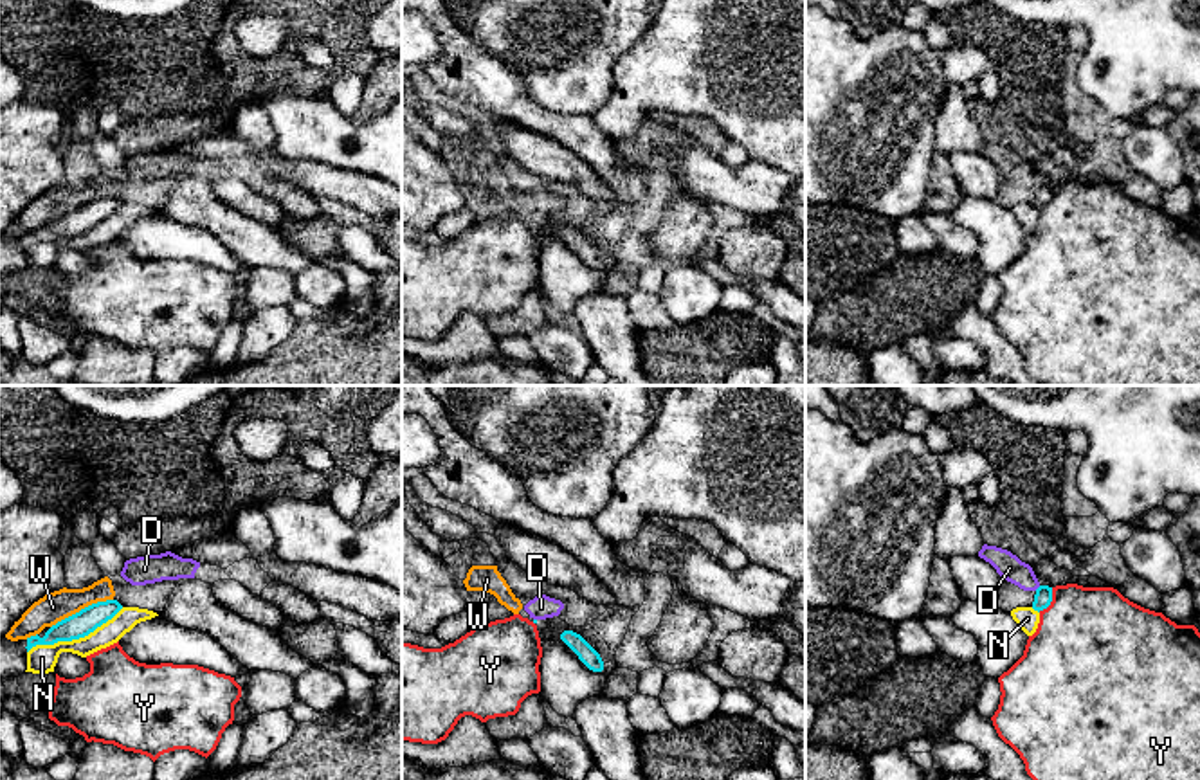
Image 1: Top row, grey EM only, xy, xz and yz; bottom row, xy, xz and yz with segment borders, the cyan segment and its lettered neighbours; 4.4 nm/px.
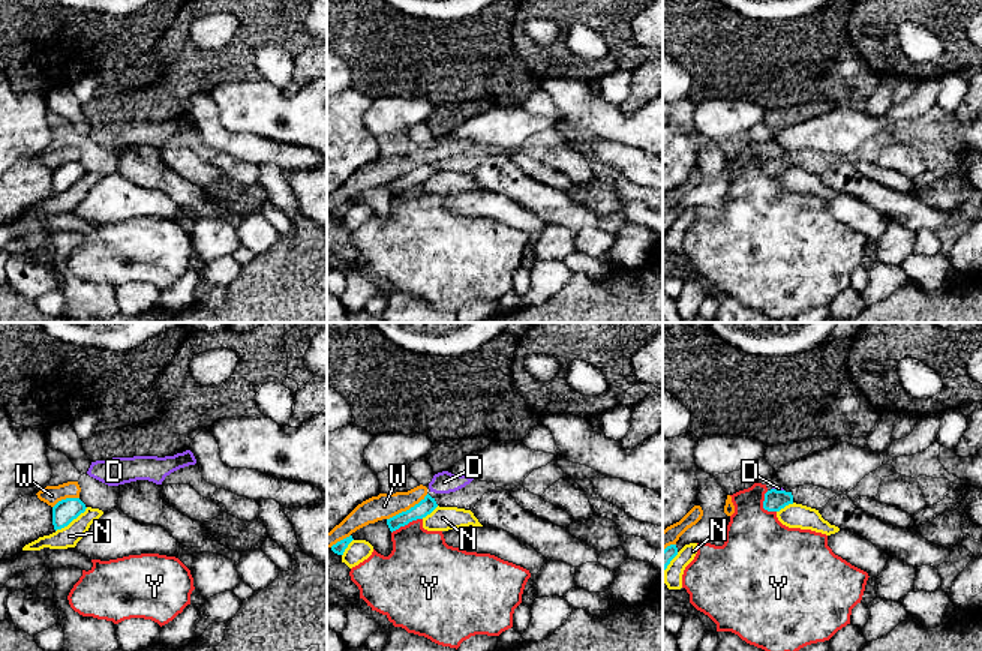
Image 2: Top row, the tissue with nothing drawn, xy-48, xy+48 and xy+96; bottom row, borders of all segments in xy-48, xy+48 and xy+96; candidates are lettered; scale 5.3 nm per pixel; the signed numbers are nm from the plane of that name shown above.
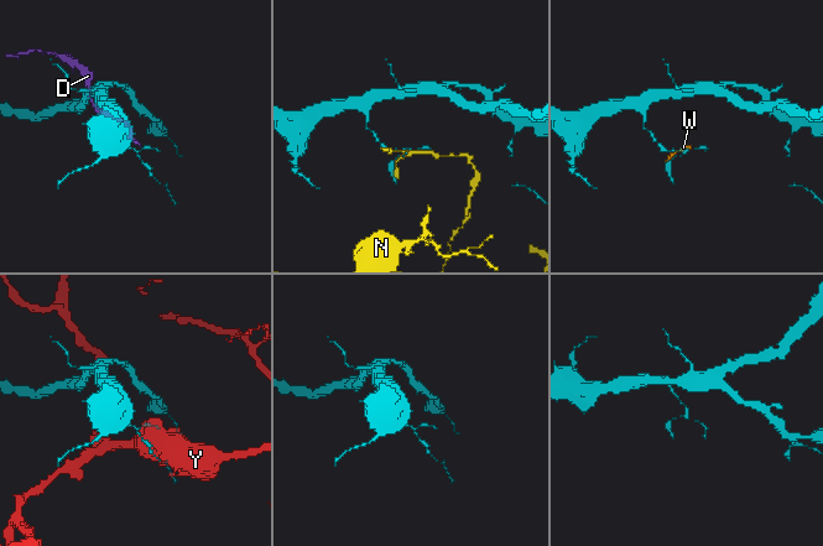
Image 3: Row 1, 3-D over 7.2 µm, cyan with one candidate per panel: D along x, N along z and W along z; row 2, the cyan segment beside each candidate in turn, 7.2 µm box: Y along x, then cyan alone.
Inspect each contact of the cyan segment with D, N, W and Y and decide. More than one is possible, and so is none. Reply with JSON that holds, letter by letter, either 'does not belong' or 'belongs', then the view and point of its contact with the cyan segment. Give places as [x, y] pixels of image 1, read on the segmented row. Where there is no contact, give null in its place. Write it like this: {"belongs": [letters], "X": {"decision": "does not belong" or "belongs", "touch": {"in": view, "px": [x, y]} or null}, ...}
{"belongs": [], "D": {"decision": "does not belong", "touch": {"in": "yz", "px": [1038, 588]}}, "N": {"decision": "does not belong", "touch": {"in": "xy", "px": [74, 638]}}, "W": {"decision": "does not belong", "touch": {"in": "xy", "px": [81, 609]}}, "Y": {"decision": "does not belong", "touch": {"in": "yz", "px": [1049, 602]}}}

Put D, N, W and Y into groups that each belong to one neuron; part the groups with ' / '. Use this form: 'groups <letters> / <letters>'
groups D W / N / Y

